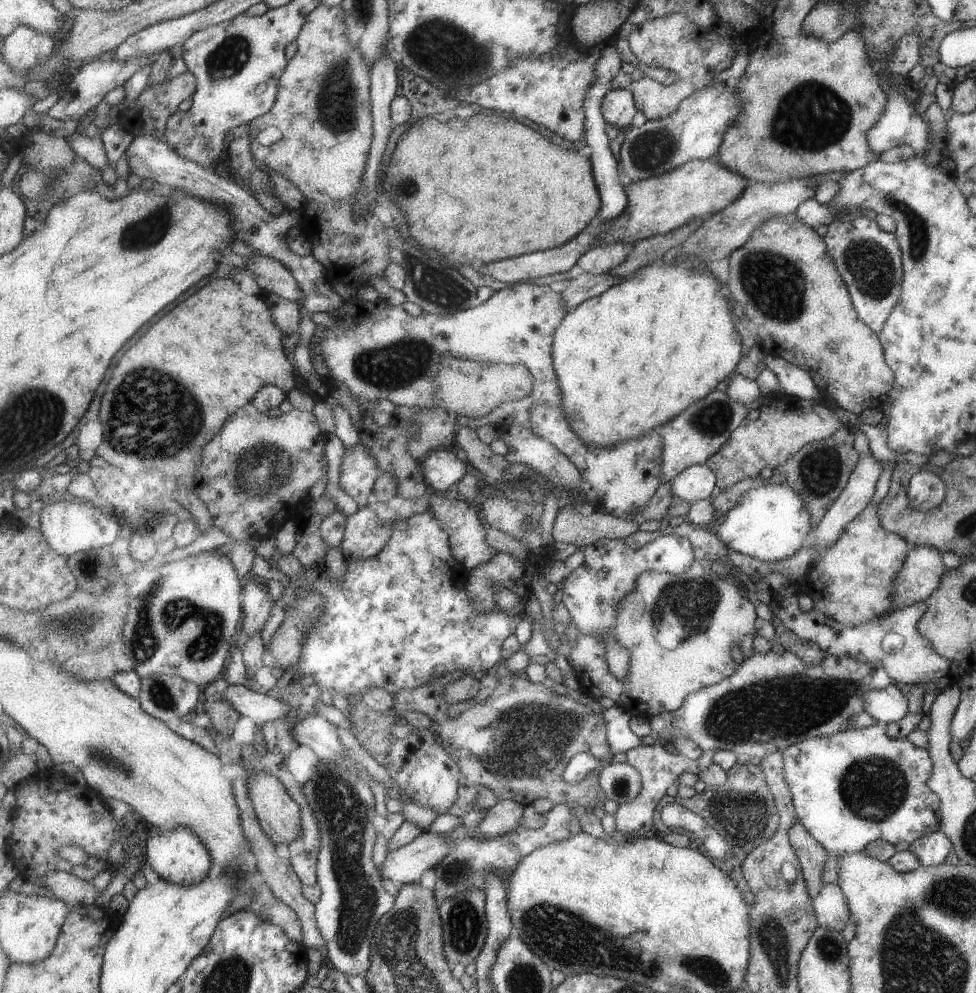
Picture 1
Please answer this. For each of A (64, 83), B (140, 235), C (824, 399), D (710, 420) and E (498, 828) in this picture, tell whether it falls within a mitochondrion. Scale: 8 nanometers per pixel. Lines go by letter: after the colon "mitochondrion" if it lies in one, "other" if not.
A: other
B: mitochondrion
C: other
D: mitochondrion
E: other

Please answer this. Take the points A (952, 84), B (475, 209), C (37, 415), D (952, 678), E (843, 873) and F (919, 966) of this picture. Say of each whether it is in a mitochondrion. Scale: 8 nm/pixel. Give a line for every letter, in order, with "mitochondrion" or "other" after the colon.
A: other
B: other
C: mitochondrion
D: other
E: other
F: mitochondrion

